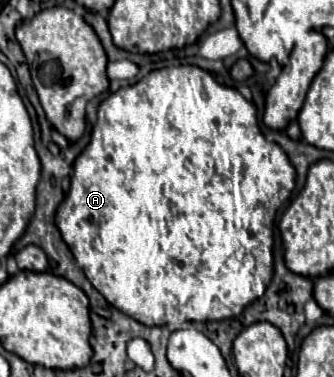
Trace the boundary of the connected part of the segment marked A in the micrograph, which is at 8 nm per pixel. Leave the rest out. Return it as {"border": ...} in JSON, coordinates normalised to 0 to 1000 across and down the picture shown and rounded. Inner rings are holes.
{"border":[[[539,172],[539,178],[497,178],[467,183],[443,204],[407,215],[389,231],[365,231],[311,263],[293,284],[293,316],[275,337],[269,379],[222,427],[222,454],[210,475],[210,507],[198,549],[174,549],[168,560],[168,597],[198,639],[204,660],[216,666],[228,698],[246,708],[263,745],[317,788],[317,798],[365,825],[371,836],[443,862],[509,862],[509,857],[557,857],[557,851],[665,851],[689,841],[713,841],[731,814],[778,782],[790,782],[820,708],[820,570],[832,549],[868,523],[886,485],[886,448],[874,443],[850,395],[802,374],[766,310],[766,284],[743,268],[713,236],[659,225],[635,194],[587,178],[587,172]]]}

